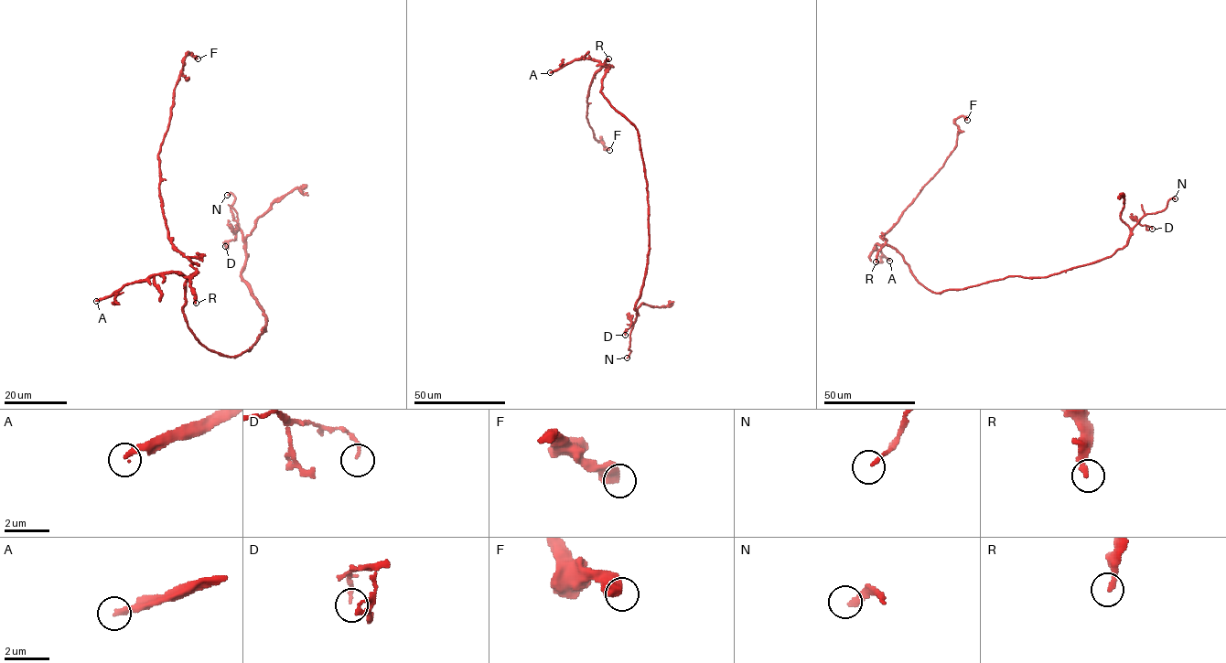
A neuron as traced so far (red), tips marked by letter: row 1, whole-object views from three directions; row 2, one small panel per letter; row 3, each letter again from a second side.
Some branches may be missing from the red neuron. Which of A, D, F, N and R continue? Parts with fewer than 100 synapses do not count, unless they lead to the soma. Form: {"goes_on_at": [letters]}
{"goes_on_at": ["A", "N"]}

